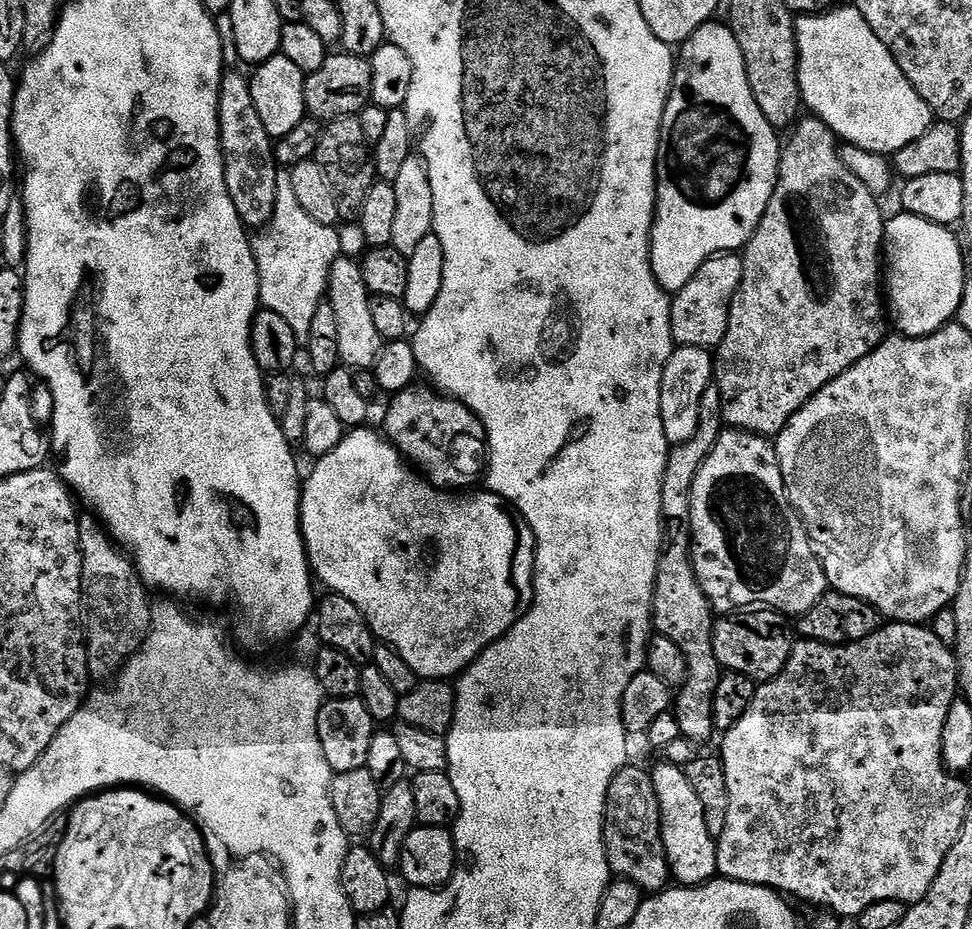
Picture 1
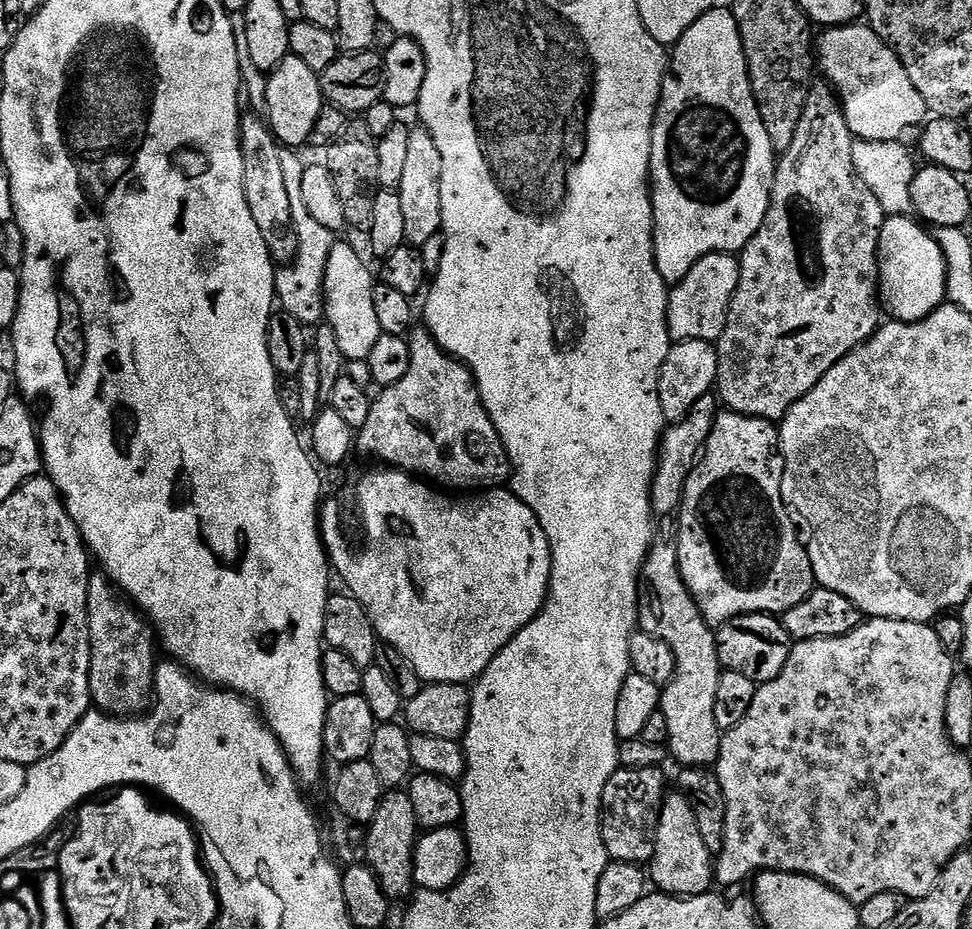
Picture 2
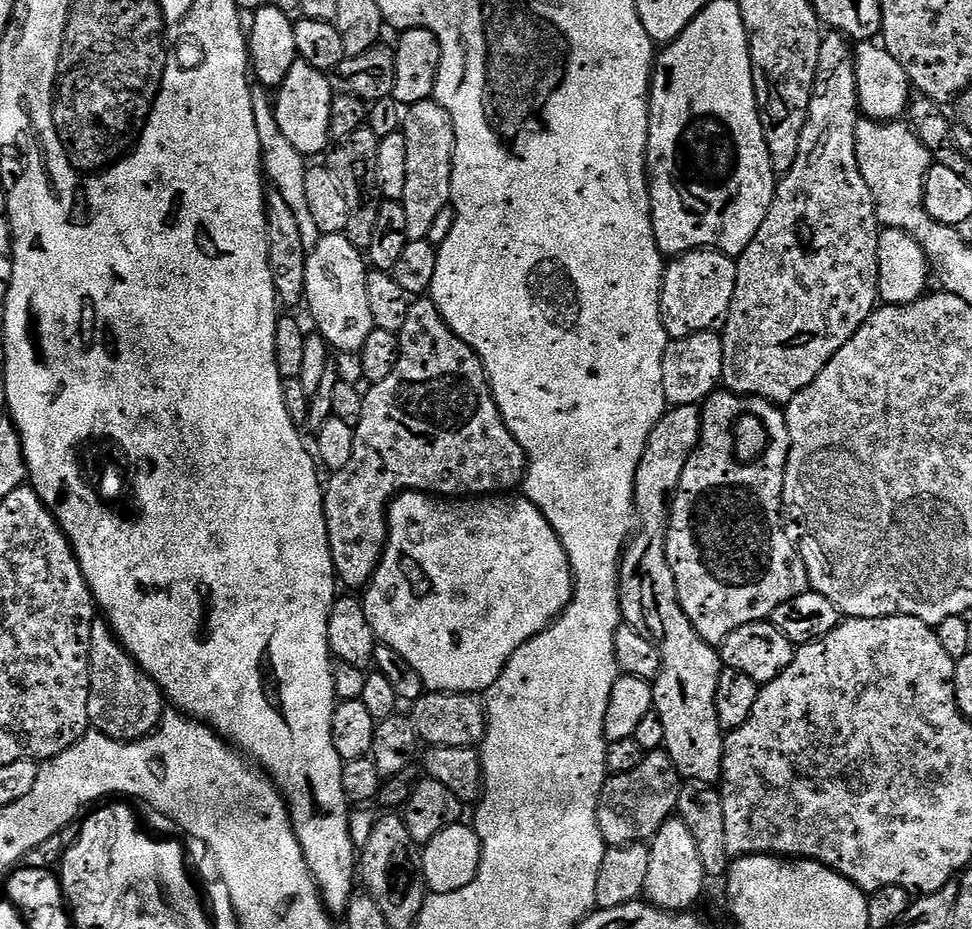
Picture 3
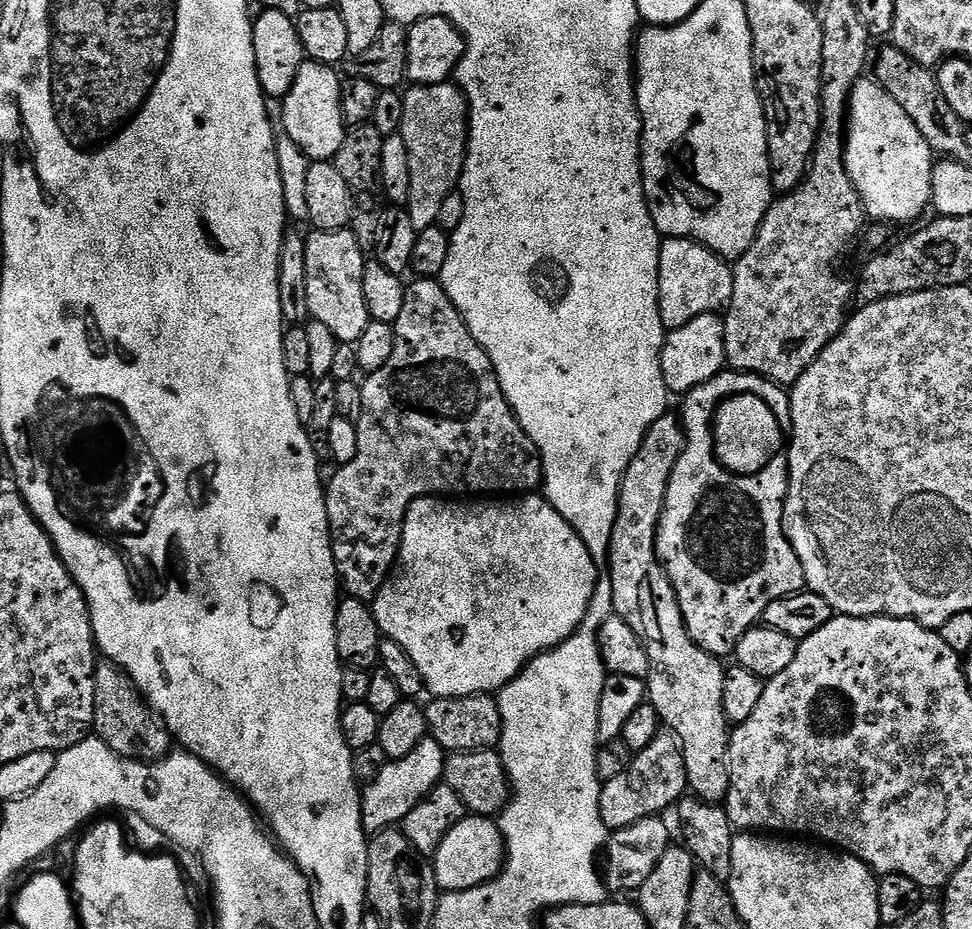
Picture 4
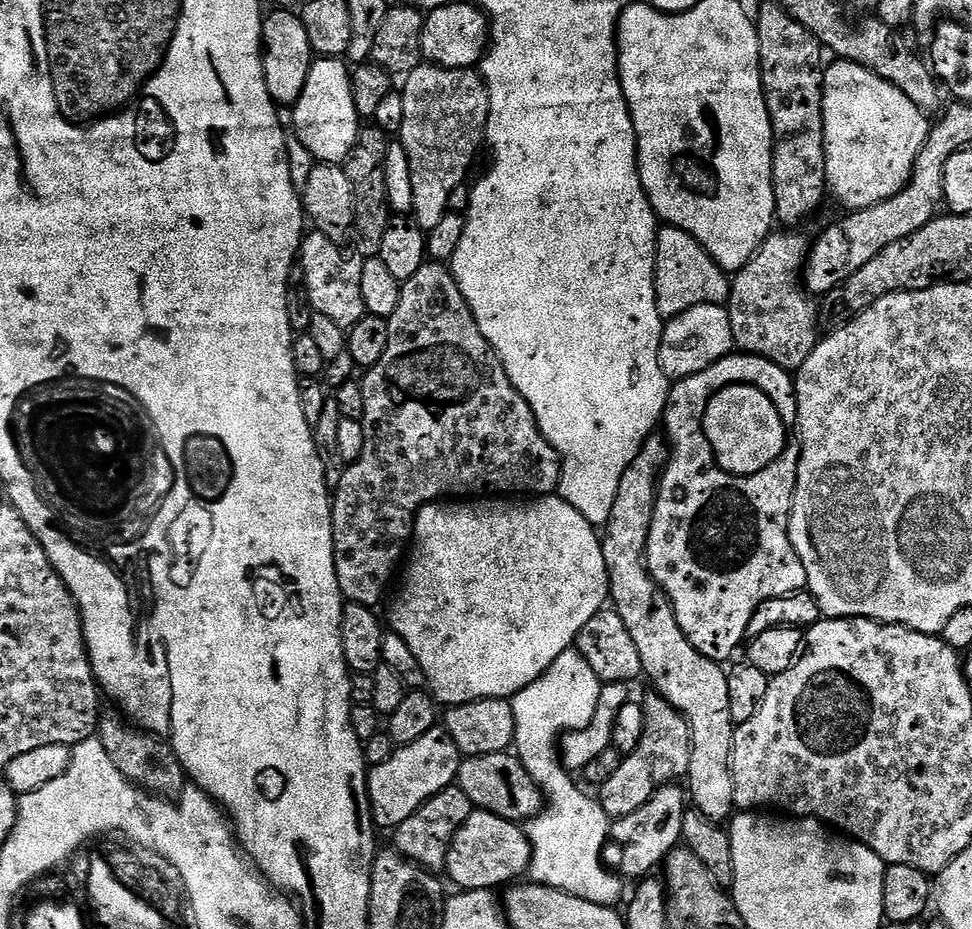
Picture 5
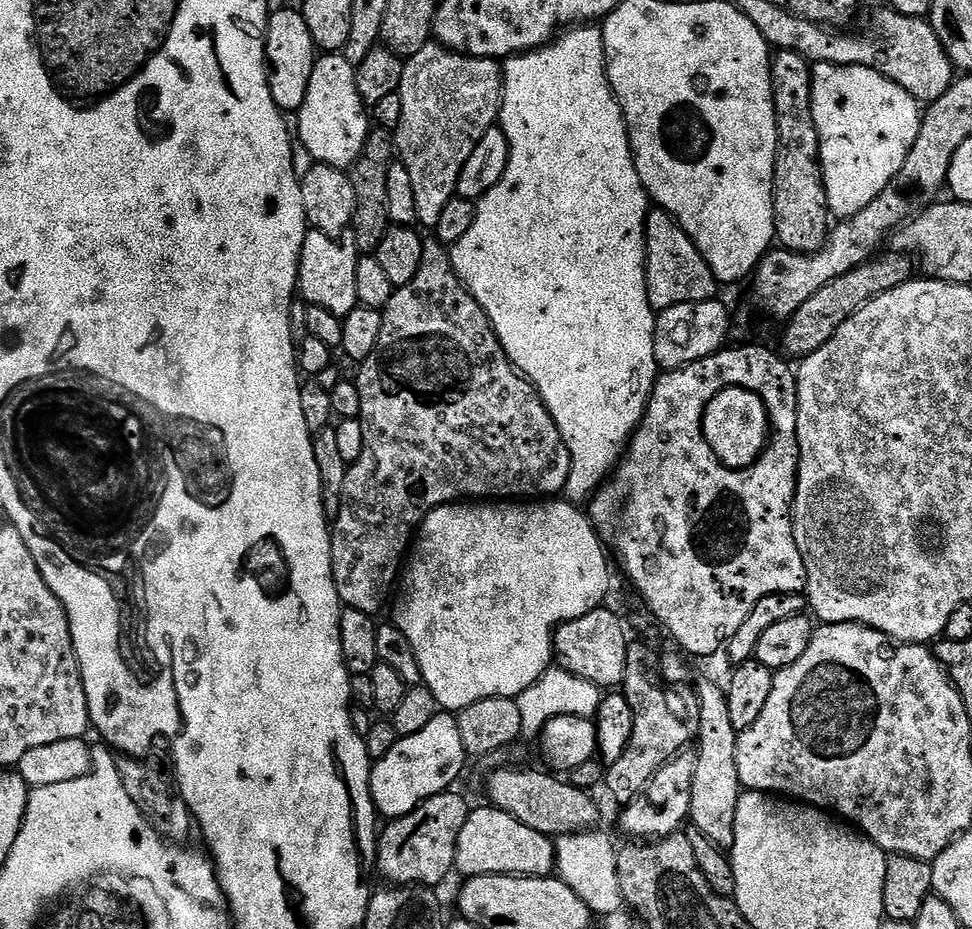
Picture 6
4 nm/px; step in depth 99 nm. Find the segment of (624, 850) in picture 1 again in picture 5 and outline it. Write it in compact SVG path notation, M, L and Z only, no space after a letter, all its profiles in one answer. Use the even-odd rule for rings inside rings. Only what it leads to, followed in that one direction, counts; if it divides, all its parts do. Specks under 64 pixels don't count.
M659 694L643 697L646 730L642 730L642 742L634 746L632 752L621 759L618 771L610 777L610 782L599 785L598 799L602 810L606 810L609 821L615 822L626 818L626 814L634 814L641 806L646 806L658 790L666 785L687 777L690 770L690 726L686 718L670 702L666 702Z

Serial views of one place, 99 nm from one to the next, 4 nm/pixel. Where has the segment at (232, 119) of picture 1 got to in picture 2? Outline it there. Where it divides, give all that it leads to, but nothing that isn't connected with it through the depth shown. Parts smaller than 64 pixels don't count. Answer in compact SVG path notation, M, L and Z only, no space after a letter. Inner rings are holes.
M244 114L240 118L240 149L242 182L246 206L250 206L250 218L254 218L266 242L266 250L270 250L272 263L277 266L291 264L298 254L298 234L295 233L294 220L291 218L289 193L286 191L279 158L282 145L259 115Z

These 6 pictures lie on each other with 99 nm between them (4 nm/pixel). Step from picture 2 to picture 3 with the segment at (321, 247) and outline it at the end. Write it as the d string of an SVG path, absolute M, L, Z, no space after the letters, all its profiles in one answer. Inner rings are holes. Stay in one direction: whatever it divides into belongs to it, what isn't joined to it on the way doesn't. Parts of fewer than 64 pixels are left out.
M251 83L251 106L254 109L255 129L258 132L261 160L264 164L264 172L267 181L271 184L273 191L284 198L297 219L298 230L301 231L303 245L311 250L320 240L322 233L315 225L315 219L310 215L310 206L306 201L306 176L308 167L305 157L294 149L287 141L286 136L278 127L275 107L271 100L269 91L257 83Z

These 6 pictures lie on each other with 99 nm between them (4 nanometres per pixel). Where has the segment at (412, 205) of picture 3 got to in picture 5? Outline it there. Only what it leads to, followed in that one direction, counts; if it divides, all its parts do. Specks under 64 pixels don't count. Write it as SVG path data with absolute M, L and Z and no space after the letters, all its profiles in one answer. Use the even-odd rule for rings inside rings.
M422 62L403 77L402 83L406 118L402 118L398 143L410 158L410 182L414 185L410 216L427 233L448 213L450 194L468 180L468 167L486 140L490 98L484 77L471 68L439 68Z

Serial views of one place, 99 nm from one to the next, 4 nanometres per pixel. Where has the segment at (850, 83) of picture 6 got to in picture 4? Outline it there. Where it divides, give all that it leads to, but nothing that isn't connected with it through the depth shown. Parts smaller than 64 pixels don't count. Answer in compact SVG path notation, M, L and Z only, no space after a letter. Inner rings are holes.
M861 78L852 91L848 103L844 161L865 213L876 219L873 221L889 225L908 224L924 211L929 211L932 203L933 150L926 138L922 138L918 126L910 122L910 114L906 114L906 110L902 110L902 106L898 106L898 102L894 102L894 98L890 98L890 94L875 79Z

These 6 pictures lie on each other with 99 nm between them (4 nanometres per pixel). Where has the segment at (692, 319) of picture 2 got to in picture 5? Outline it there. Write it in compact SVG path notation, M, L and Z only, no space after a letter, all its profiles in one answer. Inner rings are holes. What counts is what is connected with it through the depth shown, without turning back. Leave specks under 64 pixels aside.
M671 226L656 233L656 305L662 318L671 318L694 306L727 305L732 292L729 273L723 272L690 234Z

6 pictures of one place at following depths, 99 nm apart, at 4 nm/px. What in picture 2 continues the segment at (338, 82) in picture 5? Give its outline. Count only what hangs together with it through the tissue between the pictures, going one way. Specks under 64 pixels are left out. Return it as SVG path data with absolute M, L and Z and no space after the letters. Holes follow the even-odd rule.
M289 54L267 77L266 102L268 113L266 123L285 149L300 150L311 141L312 131L318 122L318 114L326 107L326 101L320 89L317 72L310 70L302 58Z

